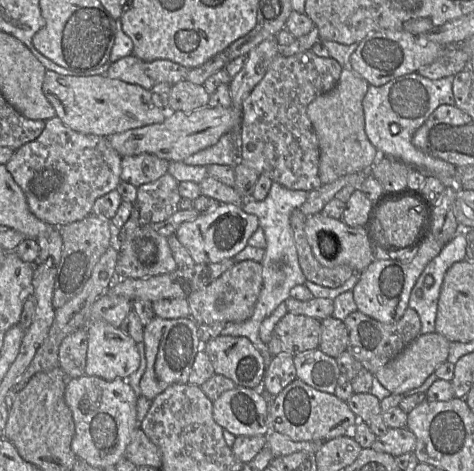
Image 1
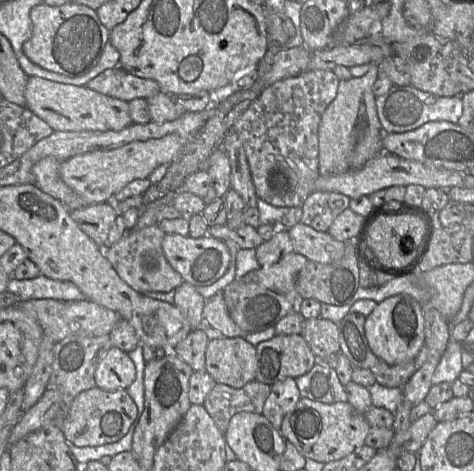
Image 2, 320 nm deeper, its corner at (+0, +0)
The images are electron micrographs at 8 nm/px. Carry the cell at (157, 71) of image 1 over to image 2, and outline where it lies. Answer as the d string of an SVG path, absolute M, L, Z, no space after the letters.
M120 66L101 72L88 82L87 87L126 102L136 98L147 99L161 91L155 80L137 77Z

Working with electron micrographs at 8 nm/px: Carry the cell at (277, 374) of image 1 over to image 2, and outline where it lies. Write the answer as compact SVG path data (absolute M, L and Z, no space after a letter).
M288 377L271 386L262 414L280 431L283 419L301 398L295 378Z

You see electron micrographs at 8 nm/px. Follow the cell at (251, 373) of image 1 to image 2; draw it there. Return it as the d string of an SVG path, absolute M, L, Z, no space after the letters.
M243 337L209 340L205 351L205 370L215 383L241 388L255 380L256 347Z

